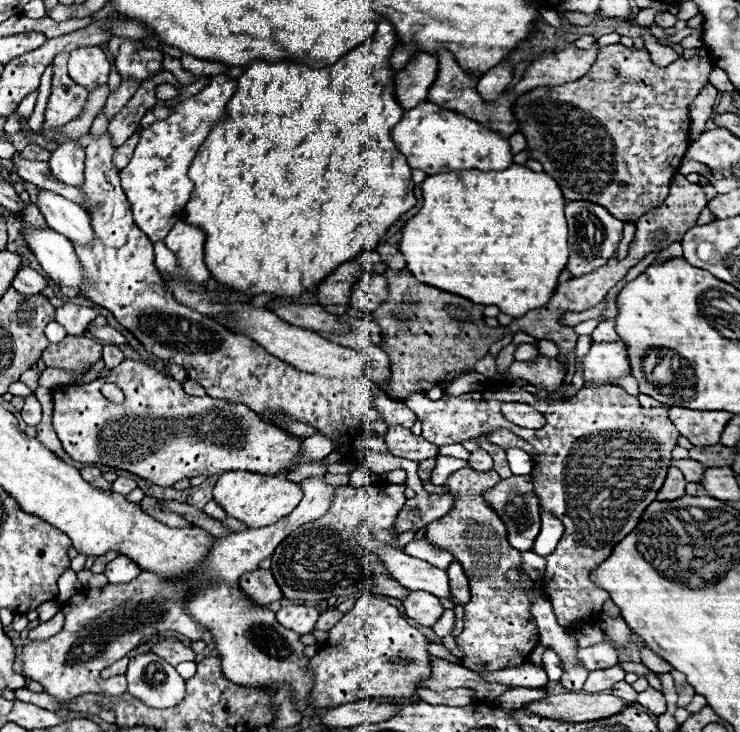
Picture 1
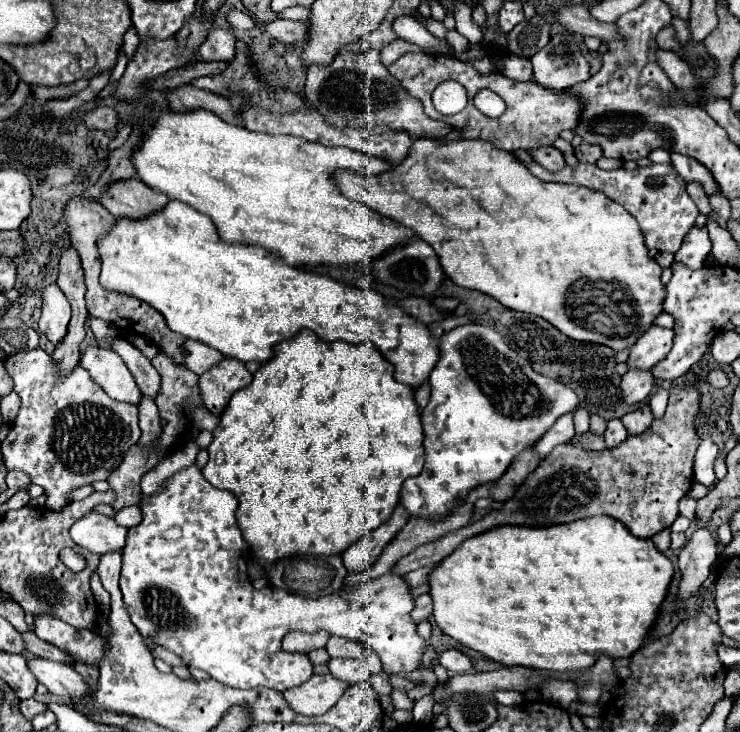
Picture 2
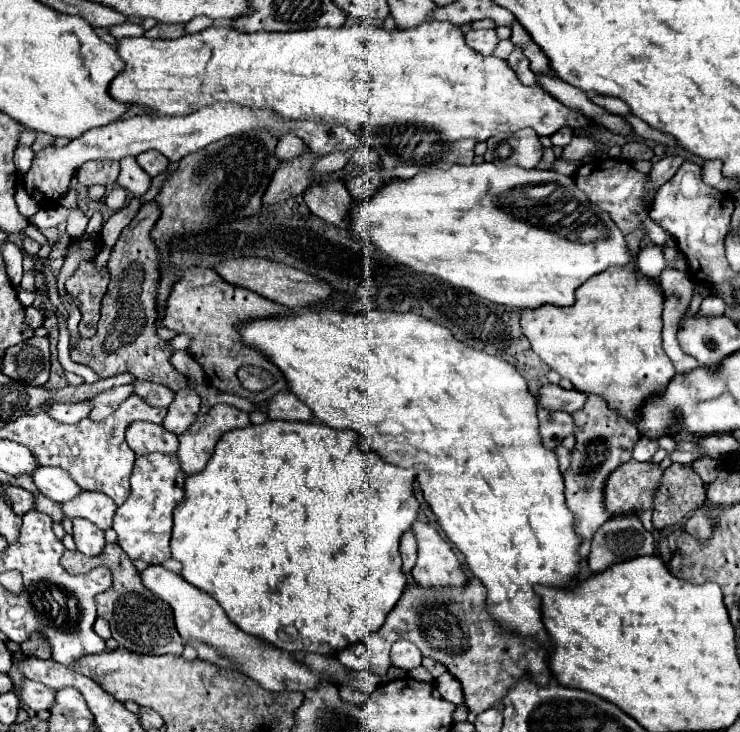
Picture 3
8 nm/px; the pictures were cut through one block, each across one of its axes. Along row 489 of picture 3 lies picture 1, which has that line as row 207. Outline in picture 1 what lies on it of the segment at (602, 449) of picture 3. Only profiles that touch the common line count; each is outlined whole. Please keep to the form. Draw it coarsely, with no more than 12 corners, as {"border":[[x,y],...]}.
{"border":[[568,202],[570,274],[604,266],[624,222],[594,202]]}

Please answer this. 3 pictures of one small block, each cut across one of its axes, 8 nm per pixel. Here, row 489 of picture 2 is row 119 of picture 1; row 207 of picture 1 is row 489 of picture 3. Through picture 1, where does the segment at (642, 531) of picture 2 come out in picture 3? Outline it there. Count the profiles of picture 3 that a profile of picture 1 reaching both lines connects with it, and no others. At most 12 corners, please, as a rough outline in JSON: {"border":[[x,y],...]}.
{"border":[[630,460],[604,484],[610,516],[654,510],[656,462]]}

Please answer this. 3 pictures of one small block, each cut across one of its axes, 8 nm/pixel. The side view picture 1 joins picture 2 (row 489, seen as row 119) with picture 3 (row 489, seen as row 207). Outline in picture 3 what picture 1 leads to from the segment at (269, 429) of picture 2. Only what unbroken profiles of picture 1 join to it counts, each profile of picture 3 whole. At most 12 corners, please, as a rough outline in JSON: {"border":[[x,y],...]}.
{"border":[[228,430],[172,556],[246,634],[336,654],[406,588],[420,466]]}

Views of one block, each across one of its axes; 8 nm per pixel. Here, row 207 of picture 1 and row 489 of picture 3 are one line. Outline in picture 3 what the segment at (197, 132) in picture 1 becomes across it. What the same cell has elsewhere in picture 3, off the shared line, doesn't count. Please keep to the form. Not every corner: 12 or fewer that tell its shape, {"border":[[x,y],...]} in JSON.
{"border":[[176,454],[136,458],[112,524],[132,560],[172,556]]}

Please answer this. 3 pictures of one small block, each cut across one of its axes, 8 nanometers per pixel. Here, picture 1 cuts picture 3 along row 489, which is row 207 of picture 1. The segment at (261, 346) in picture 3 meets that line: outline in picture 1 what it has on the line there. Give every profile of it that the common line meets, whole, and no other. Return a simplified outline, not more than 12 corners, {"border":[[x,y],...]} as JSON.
{"border":[[426,176],[402,228],[424,284],[514,318],[568,260],[558,182]]}

